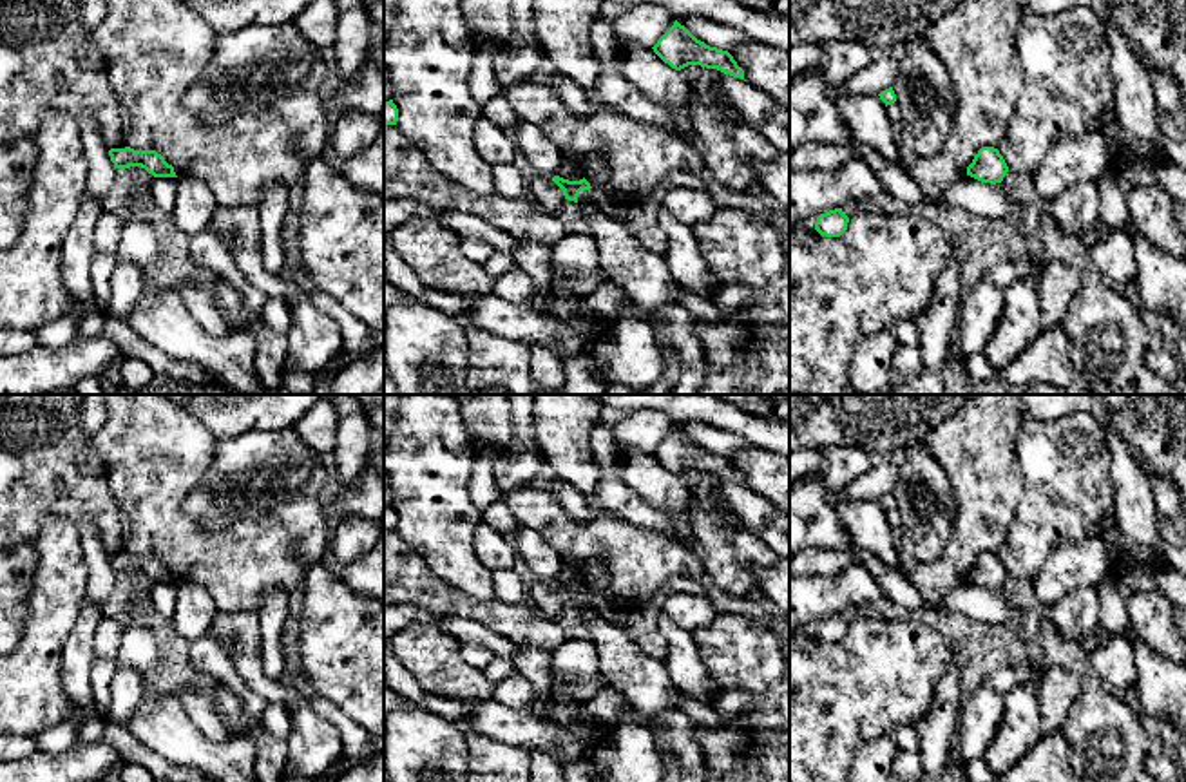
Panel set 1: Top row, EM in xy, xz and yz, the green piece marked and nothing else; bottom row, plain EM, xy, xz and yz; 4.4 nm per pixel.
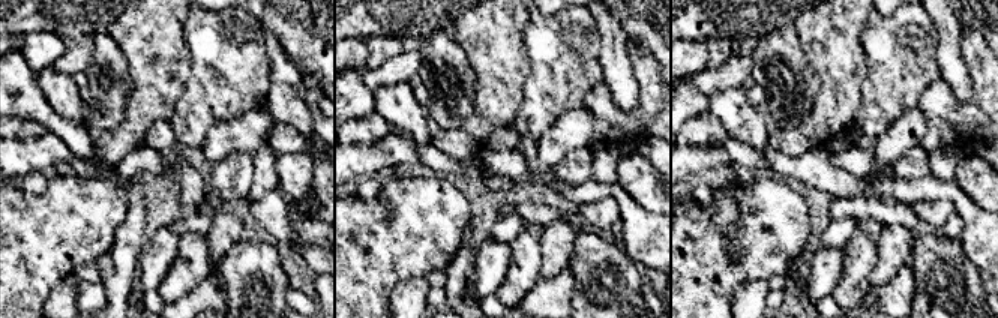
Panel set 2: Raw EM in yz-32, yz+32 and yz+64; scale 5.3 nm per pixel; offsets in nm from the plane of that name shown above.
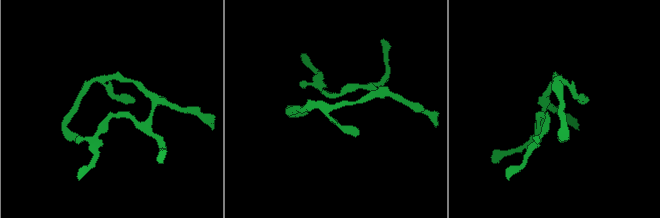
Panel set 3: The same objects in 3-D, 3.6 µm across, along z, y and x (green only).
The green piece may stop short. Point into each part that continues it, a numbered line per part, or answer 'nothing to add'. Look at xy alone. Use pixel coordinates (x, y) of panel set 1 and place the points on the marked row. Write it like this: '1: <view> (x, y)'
nothing to add

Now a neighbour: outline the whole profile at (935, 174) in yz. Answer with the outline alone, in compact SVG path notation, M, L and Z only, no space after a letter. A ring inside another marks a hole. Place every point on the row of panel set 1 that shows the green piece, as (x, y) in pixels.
M961 0L923 33L956 96L943 150L929 157L913 152L902 157L902 167L927 197L940 197L967 176L981 147L1001 145L1023 92L1014 36L1025 7L1025 0Z

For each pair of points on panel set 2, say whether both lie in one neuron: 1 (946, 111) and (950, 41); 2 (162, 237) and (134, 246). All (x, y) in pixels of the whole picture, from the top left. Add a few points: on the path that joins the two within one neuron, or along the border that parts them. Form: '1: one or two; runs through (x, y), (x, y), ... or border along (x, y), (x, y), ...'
1: two; border along (961, 48), (970, 80), (970, 99), (967, 102)
2: two; border along (146, 242), (137, 270)

